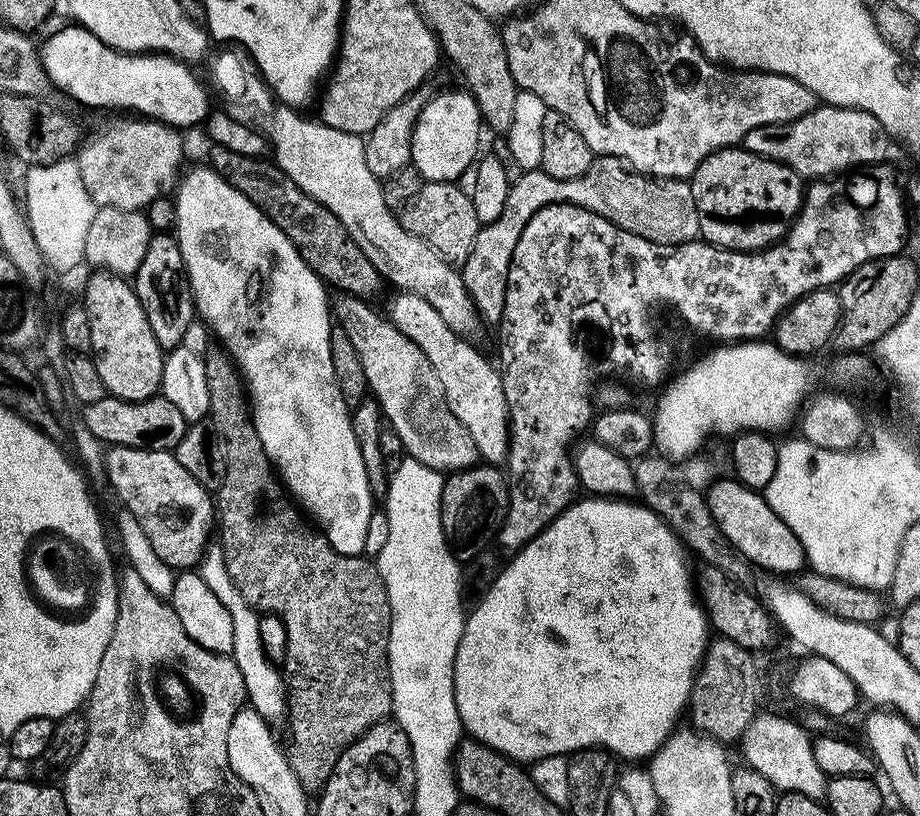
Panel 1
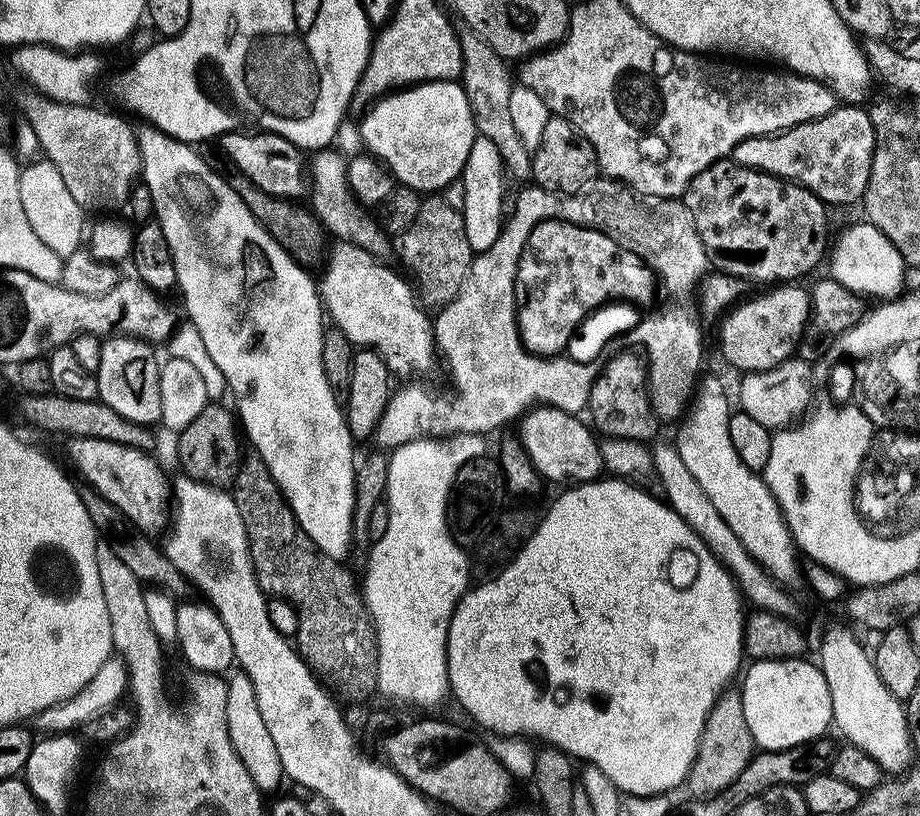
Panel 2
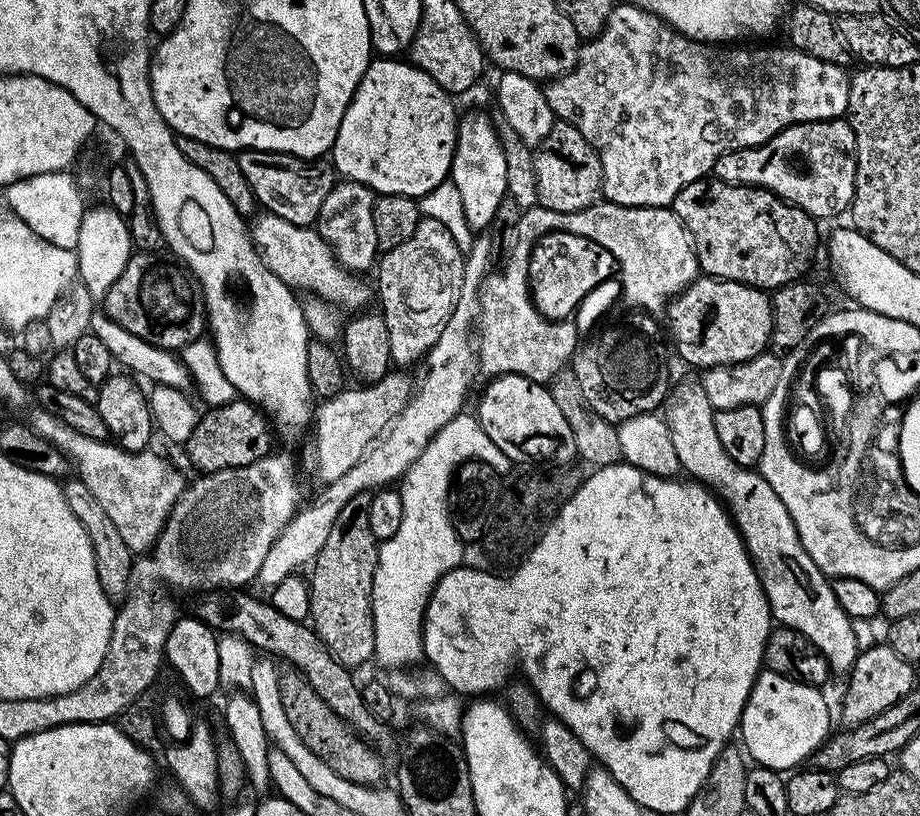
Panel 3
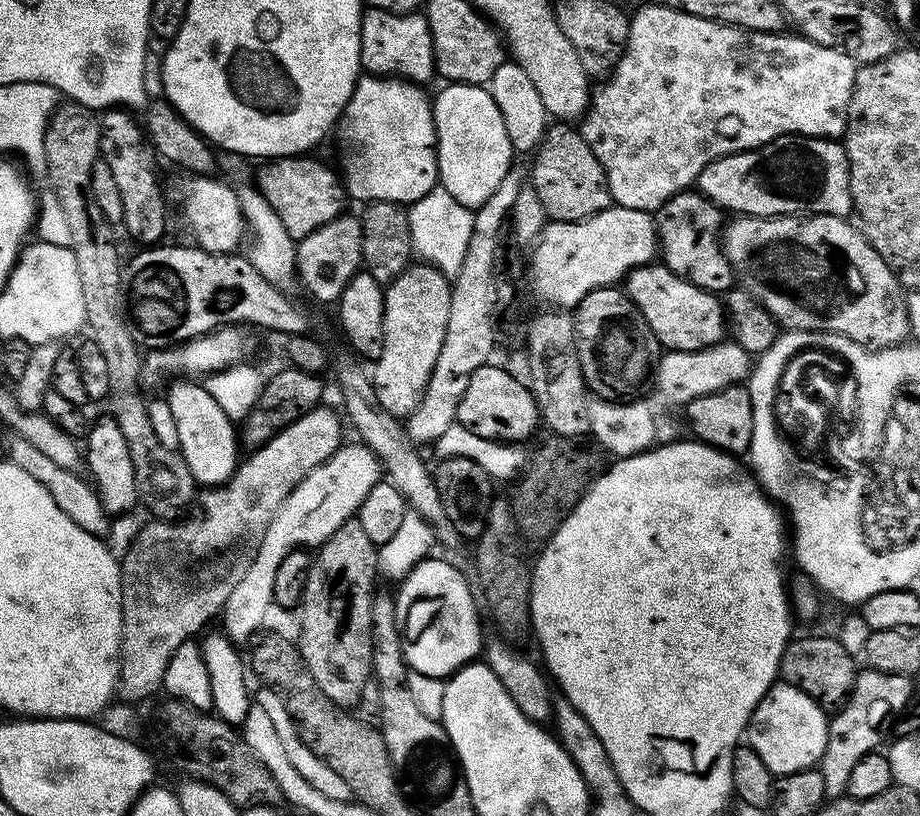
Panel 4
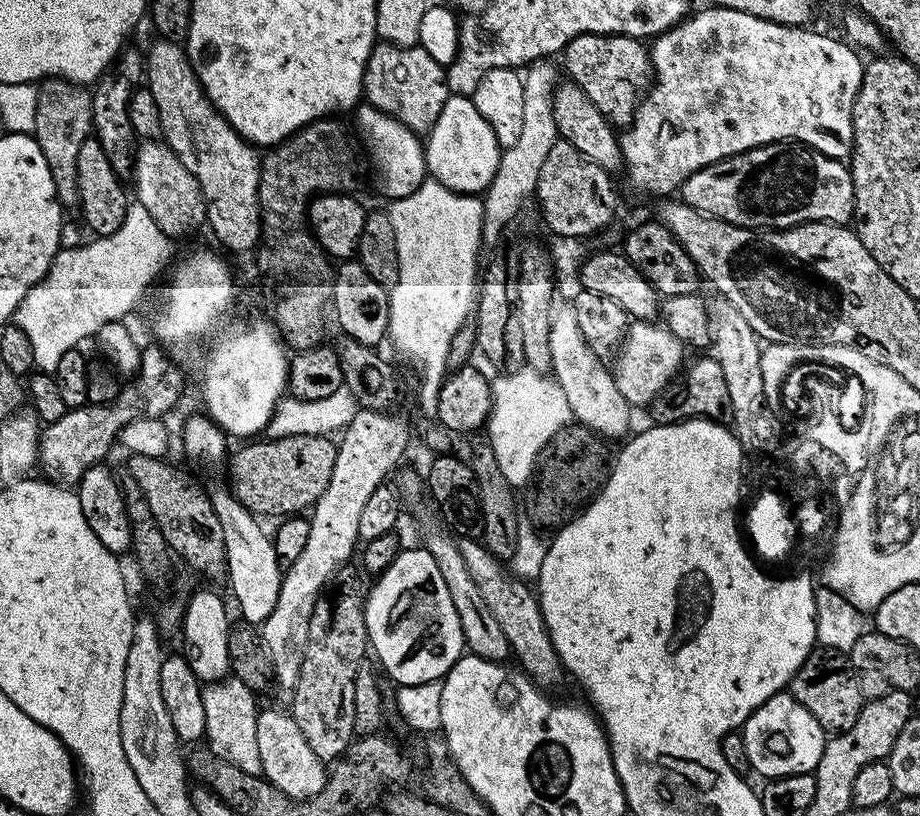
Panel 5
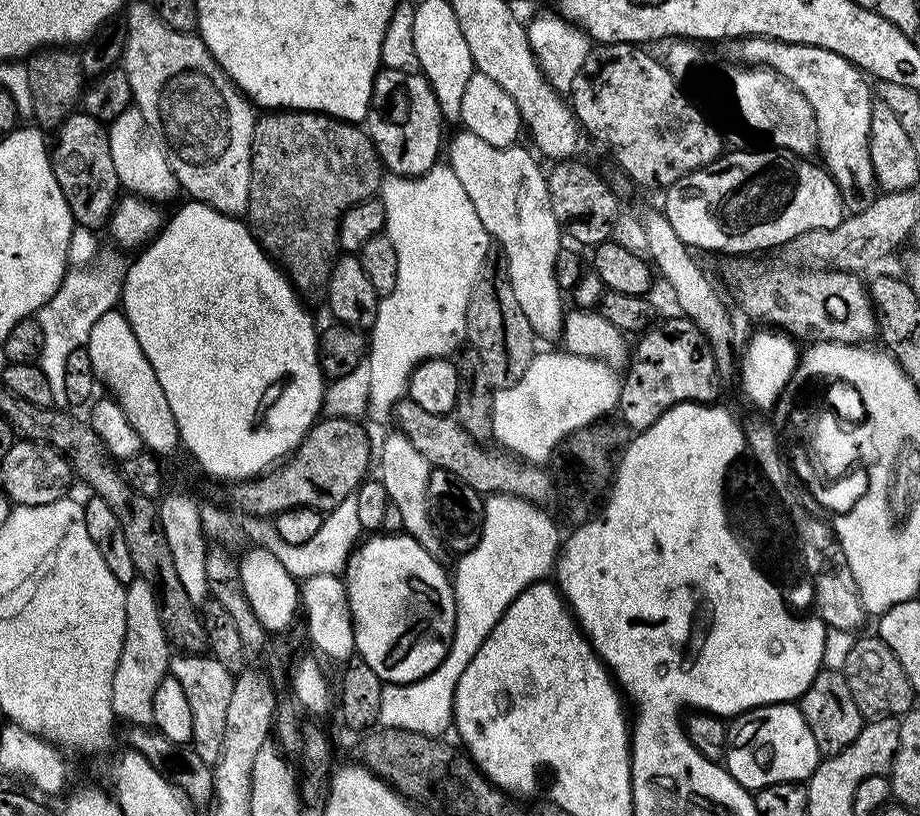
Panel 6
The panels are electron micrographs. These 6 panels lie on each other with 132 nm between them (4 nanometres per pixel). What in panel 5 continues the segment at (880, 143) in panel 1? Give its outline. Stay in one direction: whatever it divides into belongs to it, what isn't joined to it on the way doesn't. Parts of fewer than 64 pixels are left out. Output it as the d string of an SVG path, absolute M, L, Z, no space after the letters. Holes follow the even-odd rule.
M777 142L775 144L763 144L761 148L752 148L749 152L740 152L737 156L728 156L725 160L714 162L686 178L686 182L678 189L679 199L691 206L694 210L704 213L705 216L713 216L719 220L730 222L734 226L743 228L755 228L757 230L775 230L778 228L792 228L795 224L809 224L811 220L825 220L828 224L847 225L853 219L856 211L856 199L854 198L854 182L852 181L852 169L843 160L835 160L818 150L808 147L806 144L795 142Z

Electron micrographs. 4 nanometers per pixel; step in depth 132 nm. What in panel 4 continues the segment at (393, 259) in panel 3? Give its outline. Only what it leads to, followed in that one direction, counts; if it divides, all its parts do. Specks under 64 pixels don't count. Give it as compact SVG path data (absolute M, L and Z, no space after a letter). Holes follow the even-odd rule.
M427 262L413 263L385 287L382 354L370 375L378 402L394 417L411 416L424 399L434 362L438 362L438 350L442 350L446 338L451 297L449 277Z

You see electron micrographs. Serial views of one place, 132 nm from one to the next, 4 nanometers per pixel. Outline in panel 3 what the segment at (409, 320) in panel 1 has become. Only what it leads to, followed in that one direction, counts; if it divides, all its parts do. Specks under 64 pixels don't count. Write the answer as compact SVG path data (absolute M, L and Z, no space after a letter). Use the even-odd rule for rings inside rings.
M264 212L251 221L250 235L260 259L289 288L301 293L304 291L308 296L317 296L333 309L348 314L369 307L368 299L374 296L369 281L367 284L357 273L341 266L315 227L286 222L286 218L278 218L273 212Z

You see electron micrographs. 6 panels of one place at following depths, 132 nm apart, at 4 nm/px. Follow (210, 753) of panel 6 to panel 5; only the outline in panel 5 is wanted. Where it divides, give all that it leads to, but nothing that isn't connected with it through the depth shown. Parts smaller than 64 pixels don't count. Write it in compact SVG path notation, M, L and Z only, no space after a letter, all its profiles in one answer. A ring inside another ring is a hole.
M229 675L227 678L203 685L202 706L206 709L206 747L218 758L229 760L238 770L255 776L262 773L262 758L258 754L258 714L257 693L246 682Z

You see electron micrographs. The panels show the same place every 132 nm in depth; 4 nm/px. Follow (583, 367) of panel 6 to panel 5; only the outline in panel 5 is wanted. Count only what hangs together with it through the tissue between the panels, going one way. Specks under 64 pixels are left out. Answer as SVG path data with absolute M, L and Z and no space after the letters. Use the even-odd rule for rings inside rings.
M525 366L495 378L497 380L491 381L492 414L486 425L486 440L492 446L494 458L498 458L498 467L506 474L506 482L515 485L516 472L524 478L534 470L542 446L570 423L573 414L566 402L566 394L562 394L555 379L543 372Z

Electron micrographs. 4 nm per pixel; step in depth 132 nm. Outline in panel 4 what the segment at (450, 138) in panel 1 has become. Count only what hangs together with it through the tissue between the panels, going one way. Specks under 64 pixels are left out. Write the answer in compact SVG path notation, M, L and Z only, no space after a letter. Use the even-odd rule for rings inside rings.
M371 74L357 80L350 102L338 121L342 183L347 195L363 202L385 200L411 206L437 187L440 171L436 165L436 127L432 117L432 100L424 97L425 89L411 82Z

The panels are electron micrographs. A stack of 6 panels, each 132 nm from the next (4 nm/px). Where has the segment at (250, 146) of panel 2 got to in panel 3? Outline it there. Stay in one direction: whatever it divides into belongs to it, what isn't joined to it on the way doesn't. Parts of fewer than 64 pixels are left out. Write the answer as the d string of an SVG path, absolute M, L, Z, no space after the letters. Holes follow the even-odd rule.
M253 148L243 149L238 159L242 174L246 174L246 182L256 195L256 203L264 212L273 212L278 218L286 218L286 222L315 225L320 217L322 202L326 202L326 194L330 194L334 183L333 169L327 163Z

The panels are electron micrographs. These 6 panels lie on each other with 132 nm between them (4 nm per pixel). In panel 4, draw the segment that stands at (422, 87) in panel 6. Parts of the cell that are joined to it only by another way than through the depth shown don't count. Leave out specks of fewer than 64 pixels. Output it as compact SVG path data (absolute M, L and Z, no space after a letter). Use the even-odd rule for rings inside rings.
M365 7L360 18L360 66L365 73L382 76L385 78L395 78L405 82L411 82L417 86L427 85L427 80L434 76L436 72L436 59L434 58L434 46L432 45L432 35L428 29L427 15L415 12L391 12L390 10L382 10L381 8Z

